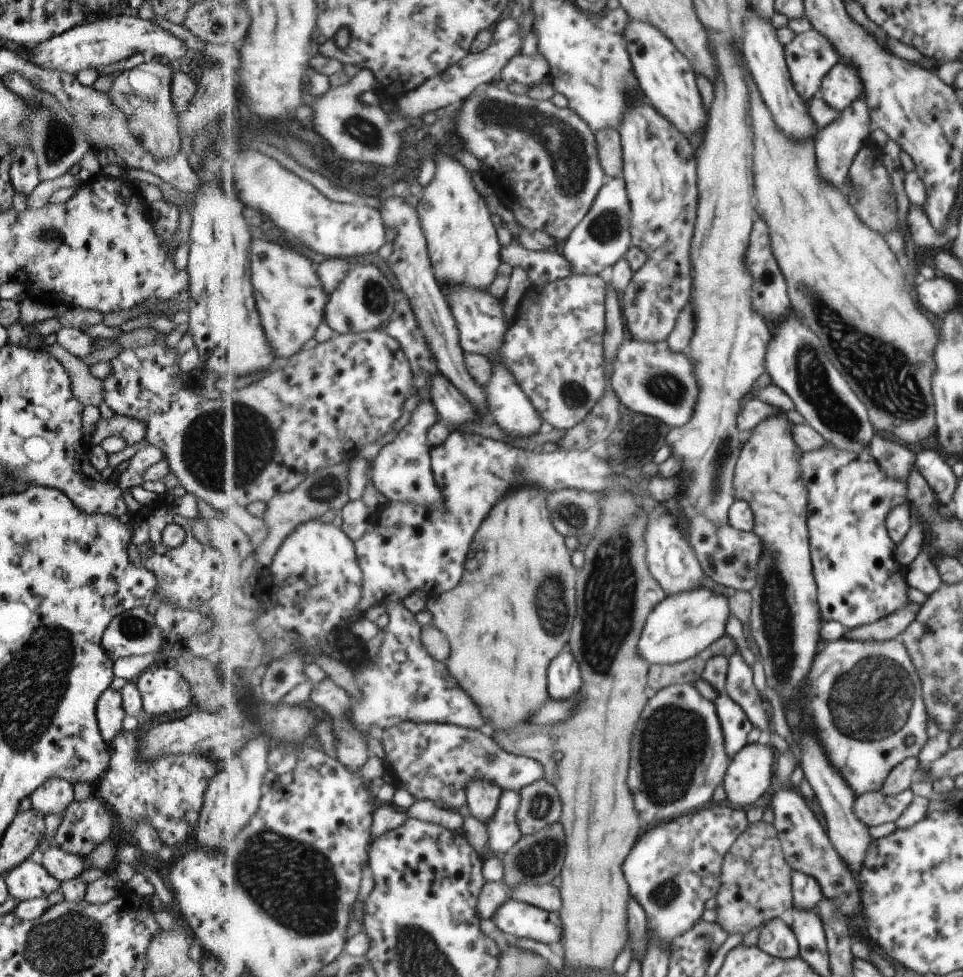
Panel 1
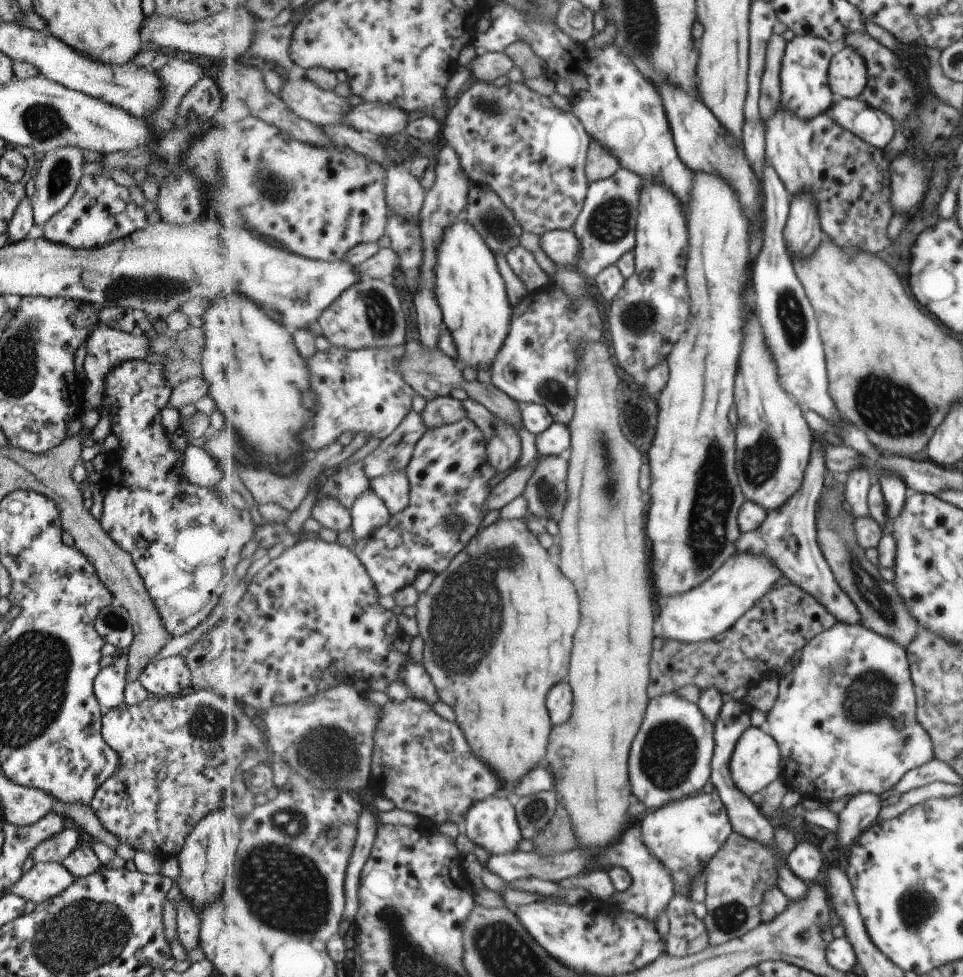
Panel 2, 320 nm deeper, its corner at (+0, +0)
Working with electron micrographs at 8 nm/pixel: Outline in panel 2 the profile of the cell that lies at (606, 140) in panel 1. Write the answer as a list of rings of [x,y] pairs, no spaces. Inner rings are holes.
[[[593,139],[586,165],[589,183],[609,179],[621,169],[621,162],[599,140]]]

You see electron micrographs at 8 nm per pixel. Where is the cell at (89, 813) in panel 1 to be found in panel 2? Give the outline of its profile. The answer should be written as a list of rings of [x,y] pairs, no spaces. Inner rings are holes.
[[[68,825],[54,836],[41,842],[31,853],[33,863],[55,862],[61,863],[80,842],[82,833],[77,827]]]

